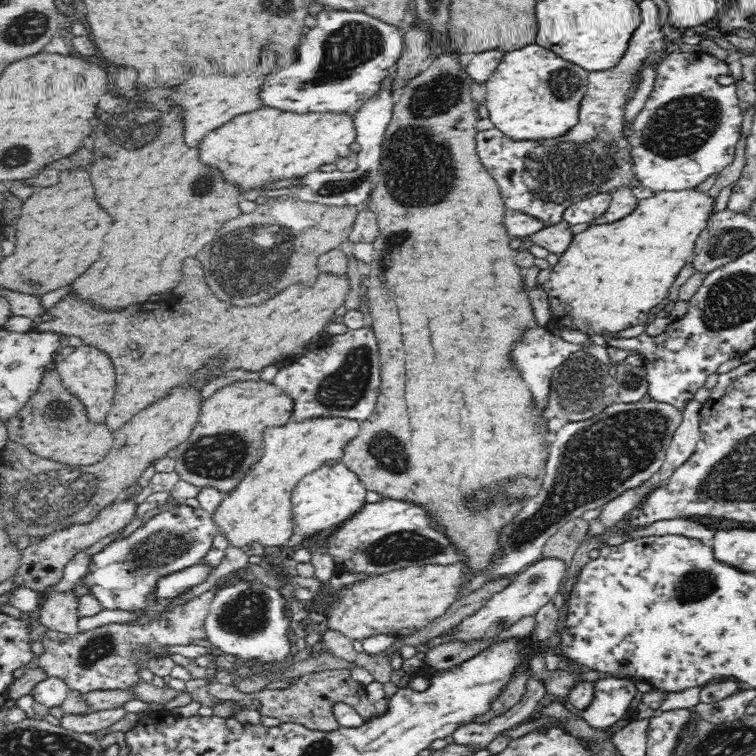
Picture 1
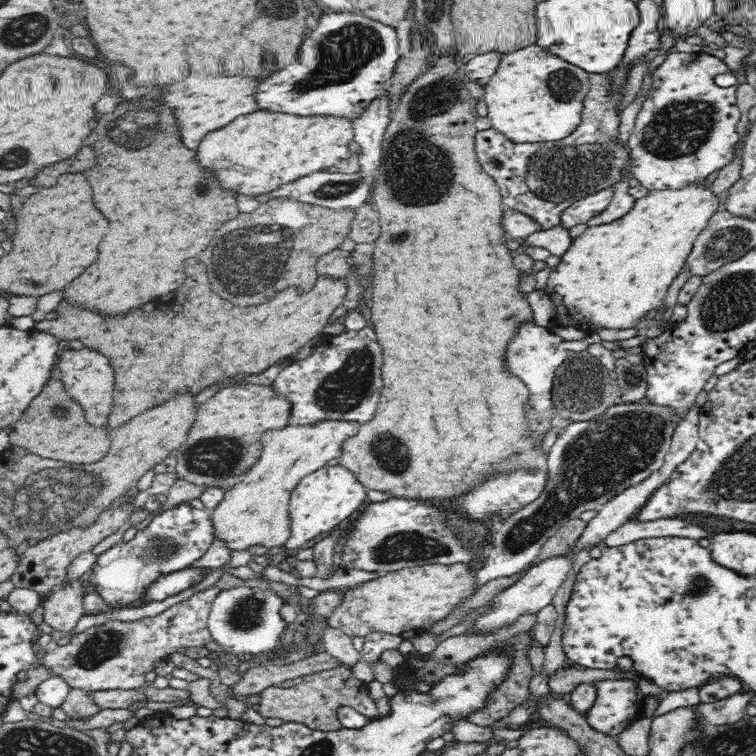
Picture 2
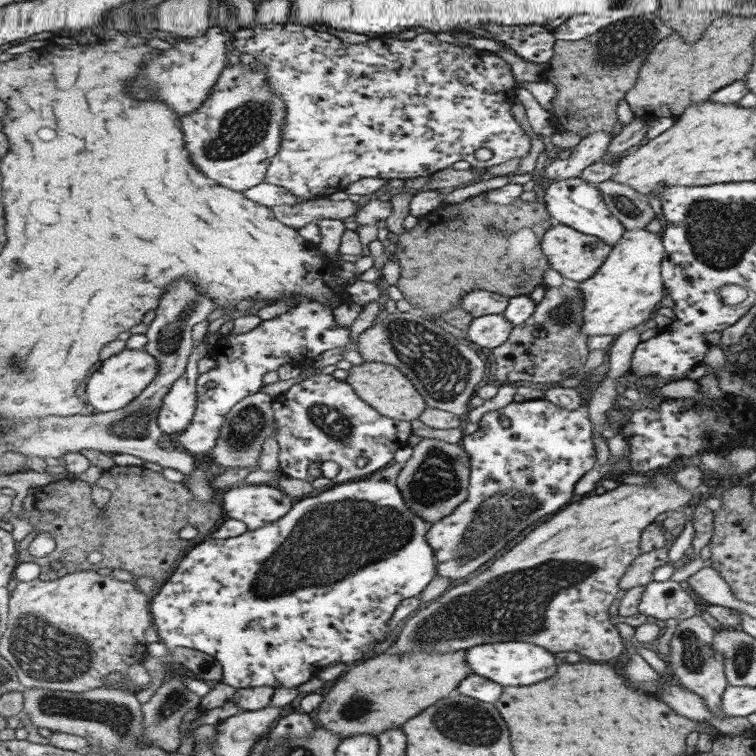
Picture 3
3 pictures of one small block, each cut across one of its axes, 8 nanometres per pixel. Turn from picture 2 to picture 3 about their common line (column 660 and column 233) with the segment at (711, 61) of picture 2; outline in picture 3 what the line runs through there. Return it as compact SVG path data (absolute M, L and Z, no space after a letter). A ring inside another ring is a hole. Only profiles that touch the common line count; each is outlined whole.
M257 58L248 65L243 64L241 59L237 64L226 64L204 104L195 113L185 115L182 126L185 128L185 142L191 152L191 158L201 172L225 188L245 193L265 183L269 165L281 148L282 130L287 115L284 98L276 95L268 79L268 66Z

